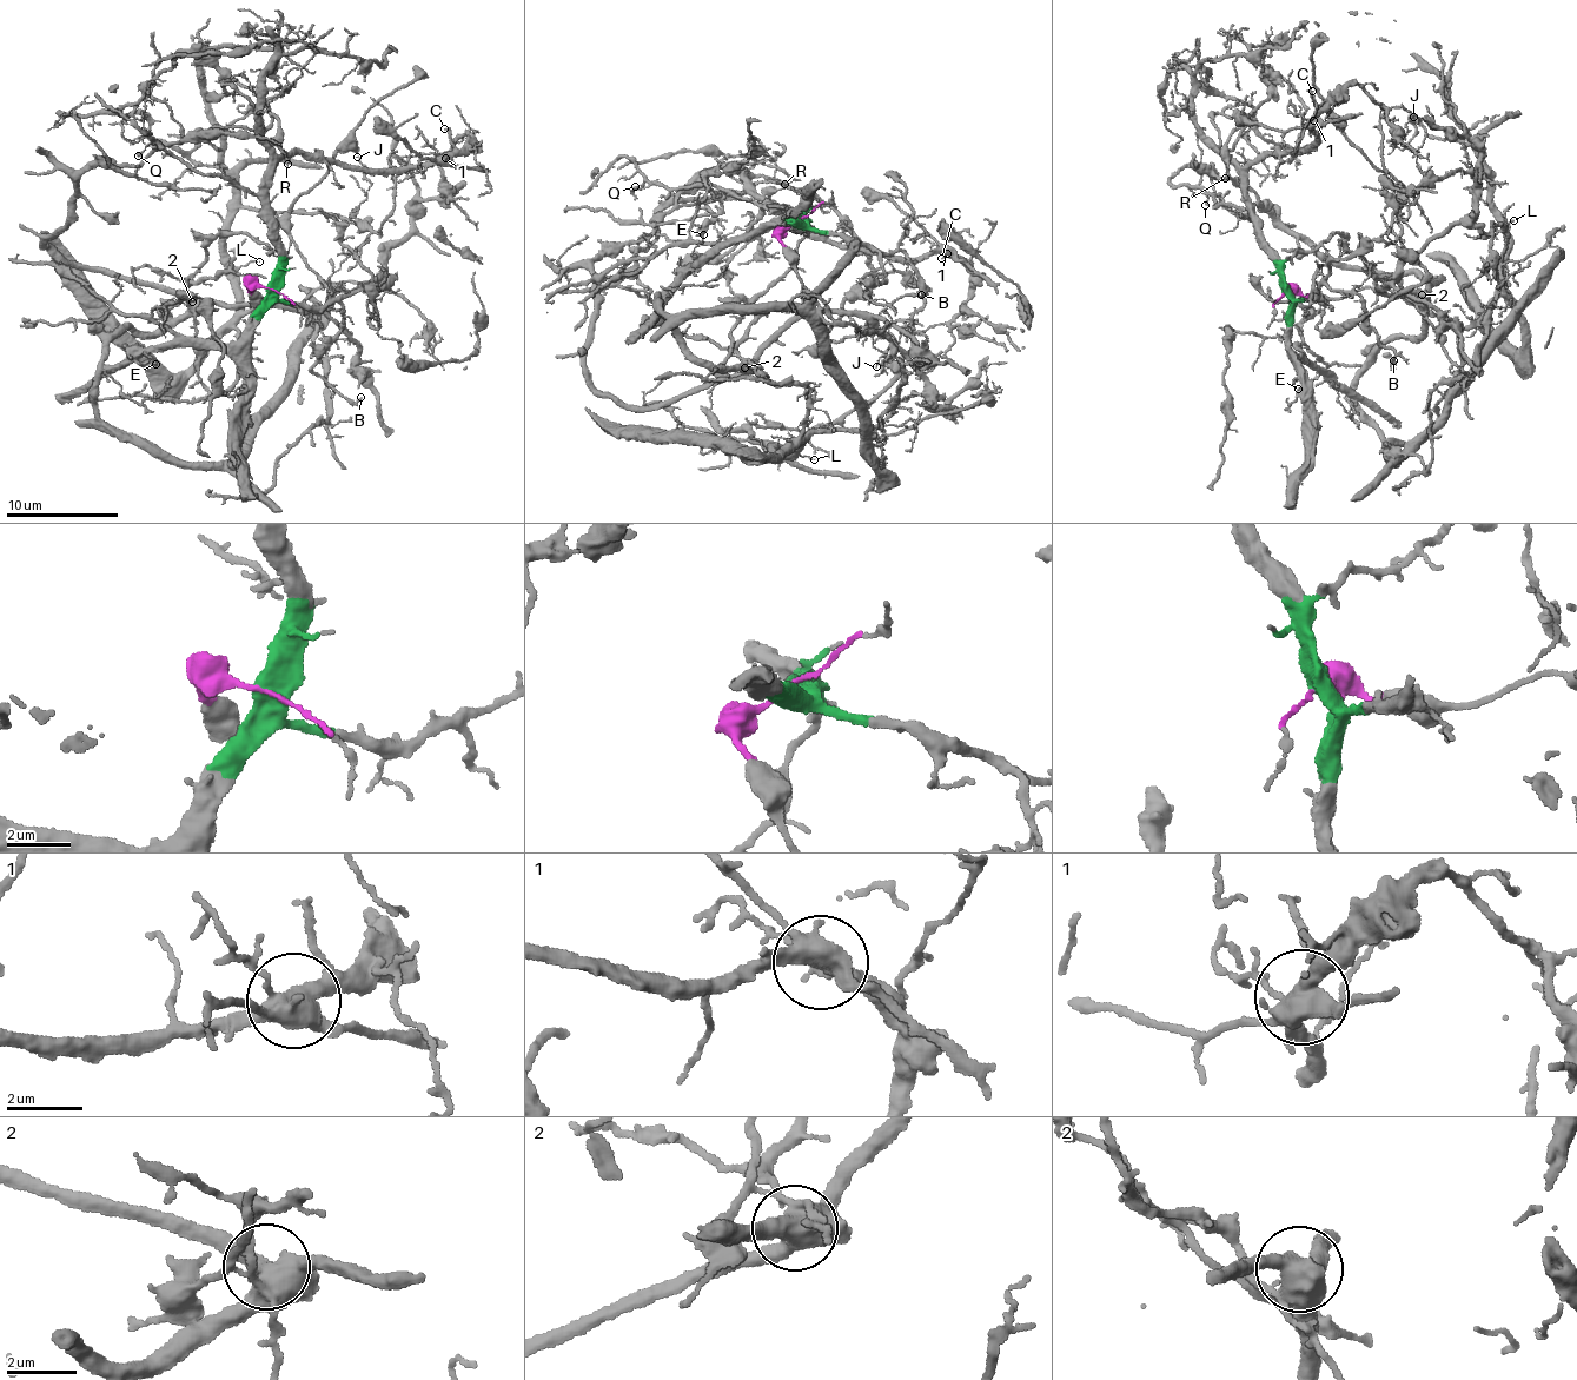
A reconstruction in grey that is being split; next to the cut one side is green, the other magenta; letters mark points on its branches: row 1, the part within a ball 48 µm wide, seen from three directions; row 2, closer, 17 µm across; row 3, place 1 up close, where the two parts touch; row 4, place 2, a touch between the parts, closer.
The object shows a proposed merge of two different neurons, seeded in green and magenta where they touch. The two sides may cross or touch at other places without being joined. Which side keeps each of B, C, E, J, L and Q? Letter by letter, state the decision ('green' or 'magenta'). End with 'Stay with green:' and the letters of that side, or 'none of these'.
B: green
C: green
E: green
J: magenta
L: magenta
Q: green
Stay with green: B, C, E, Q

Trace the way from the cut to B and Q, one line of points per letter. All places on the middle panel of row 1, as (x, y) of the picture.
B: (796, 220), (813, 230), (860, 239), (880, 253), (883, 279), (866, 296), (883, 305), (921, 294)
Q: (796, 220), (781, 207), (696, 183), (635, 187)

